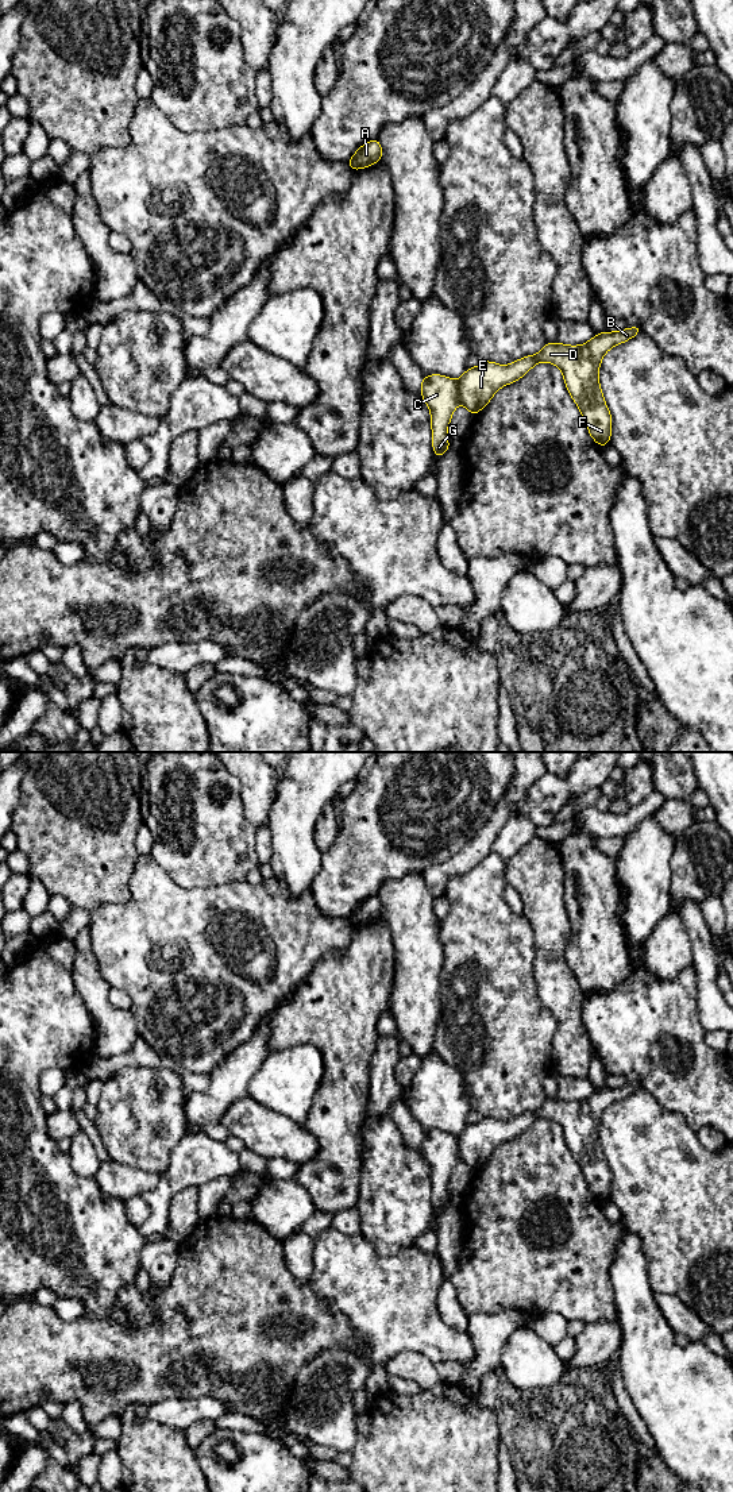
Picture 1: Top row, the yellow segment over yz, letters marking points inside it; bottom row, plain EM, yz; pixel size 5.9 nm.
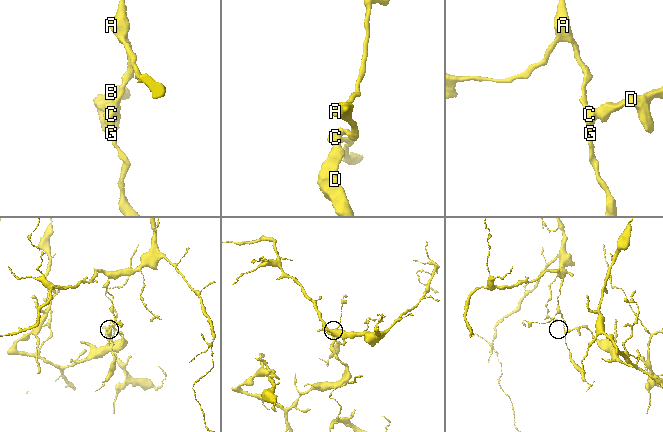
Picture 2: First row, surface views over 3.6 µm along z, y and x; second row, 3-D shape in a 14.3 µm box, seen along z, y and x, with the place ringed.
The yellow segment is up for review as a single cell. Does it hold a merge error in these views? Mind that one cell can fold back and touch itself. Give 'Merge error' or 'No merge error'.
Merge error

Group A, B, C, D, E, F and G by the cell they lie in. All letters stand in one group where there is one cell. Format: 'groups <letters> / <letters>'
groups A C G / B D E F

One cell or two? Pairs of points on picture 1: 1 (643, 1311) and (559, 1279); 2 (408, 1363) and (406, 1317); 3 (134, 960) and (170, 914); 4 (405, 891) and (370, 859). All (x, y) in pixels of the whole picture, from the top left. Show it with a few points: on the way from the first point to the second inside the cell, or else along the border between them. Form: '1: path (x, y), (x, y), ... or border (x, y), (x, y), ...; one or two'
1: border (609, 1269), (613, 1302), (618, 1319); two
2: border (435, 1365), (423, 1354), (402, 1350), (384, 1367); two
3: path (145, 949), (149, 945), (149, 939), (162, 925); one
4: border (421, 871), (389, 878), (377, 894); two

